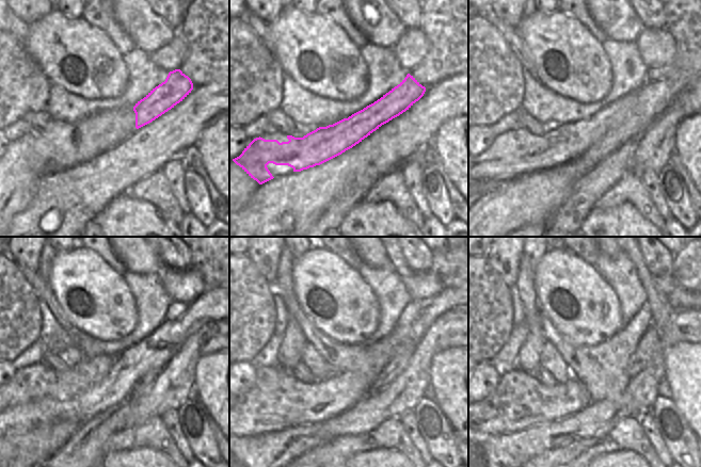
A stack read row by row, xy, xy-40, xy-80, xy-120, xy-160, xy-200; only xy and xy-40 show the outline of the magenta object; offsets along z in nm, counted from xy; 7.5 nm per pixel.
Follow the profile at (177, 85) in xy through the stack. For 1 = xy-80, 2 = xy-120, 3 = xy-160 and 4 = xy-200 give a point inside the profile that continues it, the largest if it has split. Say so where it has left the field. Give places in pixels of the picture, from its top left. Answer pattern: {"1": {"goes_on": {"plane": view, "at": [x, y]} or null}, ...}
{"1": {"goes_on": {"plane": "xy-80", "at": [559, 144]}}, "2": {"goes_on": {"plane": "xy-120", "at": [66, 385]}}, "3": {"goes_on": {"plane": "xy-160", "at": [255, 396]}}, "4": {"goes_on": {"plane": "xy-200", "at": [493, 399]}}}

